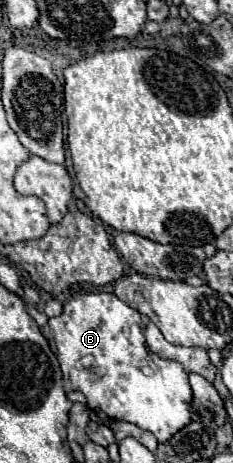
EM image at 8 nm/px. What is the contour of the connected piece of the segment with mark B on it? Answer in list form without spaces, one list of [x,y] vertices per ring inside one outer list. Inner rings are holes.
[[[76,290],[64,304],[62,314],[48,320],[48,326],[56,340],[56,356],[62,368],[64,390],[80,390],[88,398],[88,406],[106,412],[114,420],[132,422],[144,430],[150,430],[158,442],[166,442],[182,426],[190,424],[190,402],[192,390],[188,374],[174,360],[164,360],[152,354],[144,340],[144,324],[138,310],[130,308],[110,292],[88,292]]]

